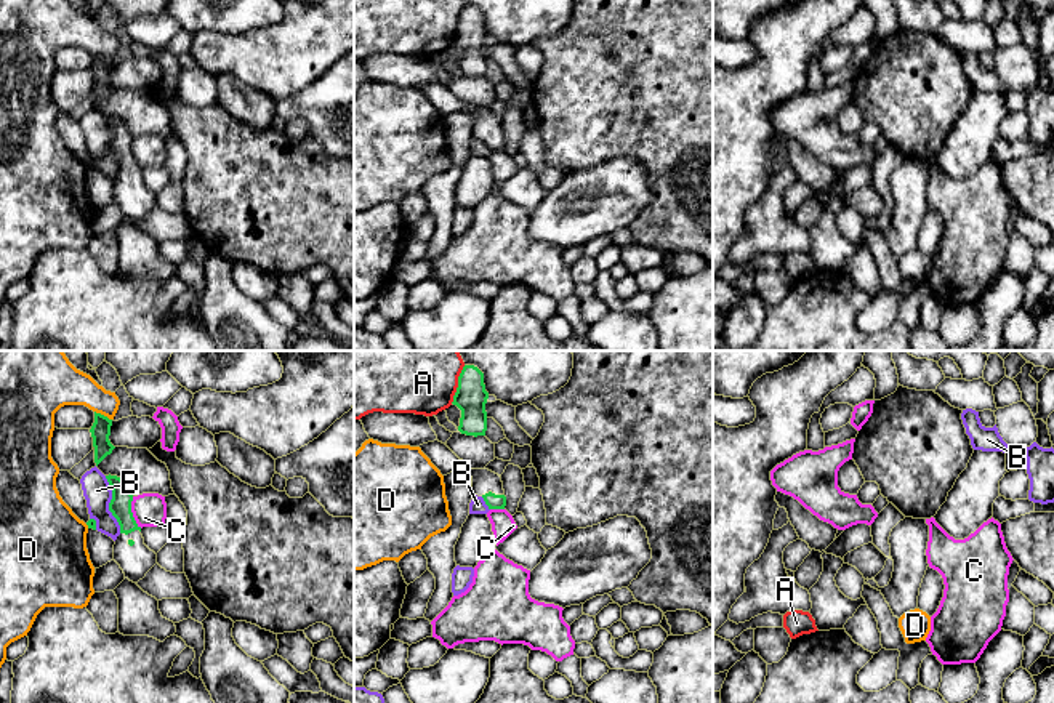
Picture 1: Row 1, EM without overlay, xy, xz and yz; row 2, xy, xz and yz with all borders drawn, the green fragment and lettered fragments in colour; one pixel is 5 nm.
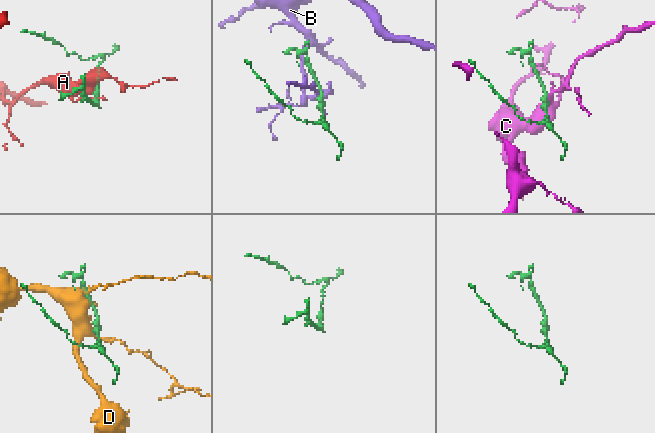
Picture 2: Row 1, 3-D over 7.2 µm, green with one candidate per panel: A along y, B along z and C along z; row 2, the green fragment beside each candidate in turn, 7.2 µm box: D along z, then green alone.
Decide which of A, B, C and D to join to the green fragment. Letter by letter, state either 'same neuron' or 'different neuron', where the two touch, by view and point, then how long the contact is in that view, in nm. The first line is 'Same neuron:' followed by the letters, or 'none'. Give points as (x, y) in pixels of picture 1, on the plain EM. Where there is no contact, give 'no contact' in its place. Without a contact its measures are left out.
Same neuron: none
A: different neuron; contact xz (458, 26); length 200 nm
B: different neuron; contact xy (109, 146); length 300 nm
C: different neuron; contact xy (132, 154); length 170 nm
D: different neuron; contact xy (103, 56); length 100 nm

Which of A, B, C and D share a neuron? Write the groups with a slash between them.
A / B / C / D

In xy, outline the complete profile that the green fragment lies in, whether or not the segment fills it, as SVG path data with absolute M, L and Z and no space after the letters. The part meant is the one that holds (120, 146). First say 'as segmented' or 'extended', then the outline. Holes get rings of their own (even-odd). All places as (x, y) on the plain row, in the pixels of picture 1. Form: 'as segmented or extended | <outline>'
extended | M111 115L106 117L106 120L112 131L109 152L120 167L120 176L114 186L114 202L123 211L125 219L138 224L157 205L157 195L144 186L141 168L136 165L131 154L133 136L127 125Z

